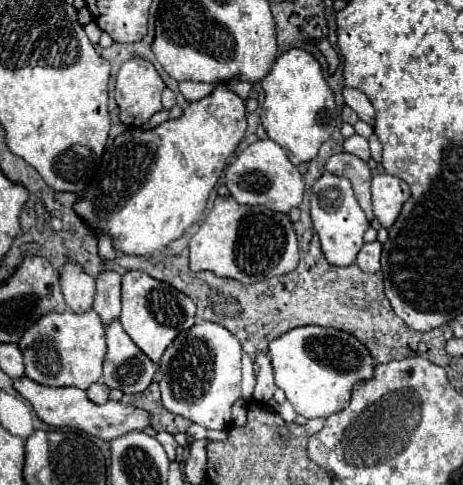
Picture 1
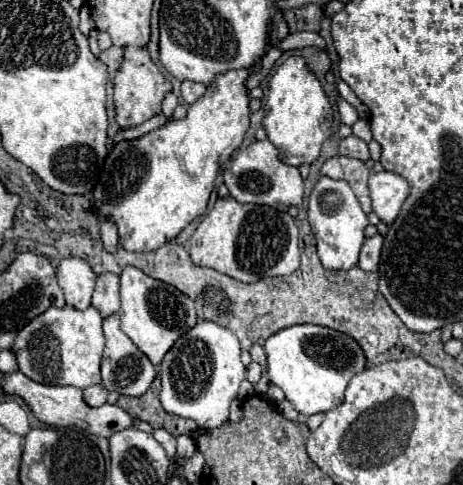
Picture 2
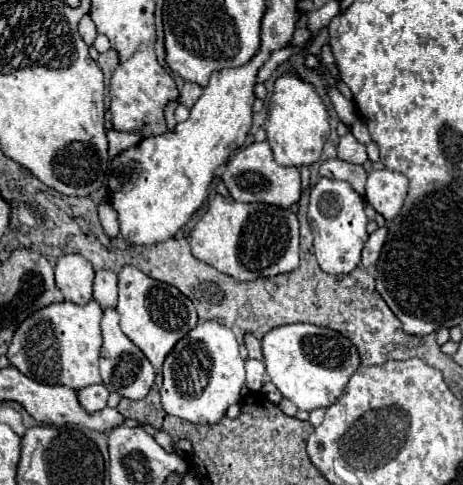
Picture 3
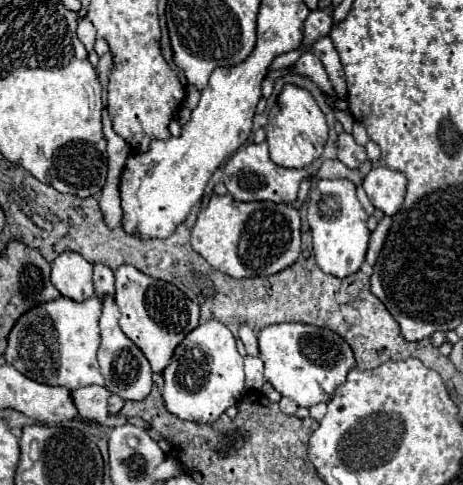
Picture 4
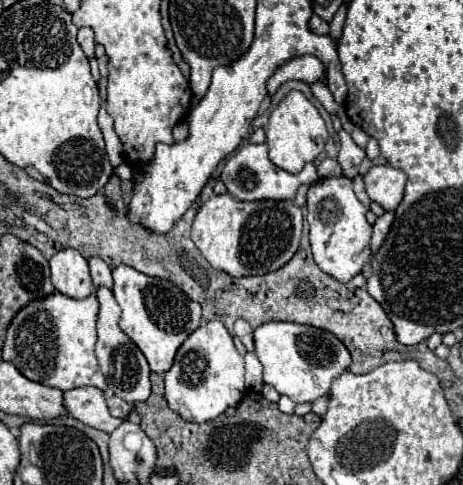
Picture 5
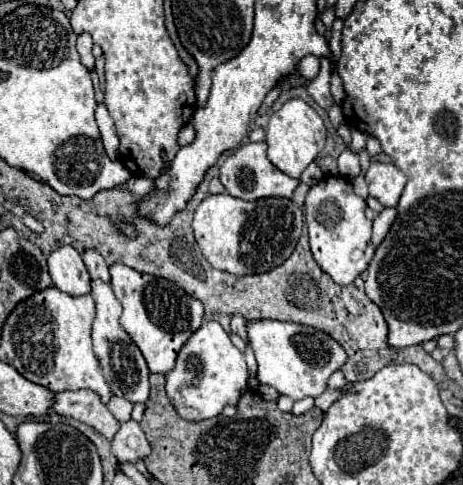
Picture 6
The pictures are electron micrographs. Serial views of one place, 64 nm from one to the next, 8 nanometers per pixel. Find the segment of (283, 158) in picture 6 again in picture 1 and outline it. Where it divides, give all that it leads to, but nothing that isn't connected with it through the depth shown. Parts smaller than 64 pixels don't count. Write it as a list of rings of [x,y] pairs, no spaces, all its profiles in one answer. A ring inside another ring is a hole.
[[[294,48],[274,62],[272,70],[262,78],[262,88],[266,92],[262,126],[266,128],[268,138],[284,148],[294,166],[314,160],[320,144],[326,142],[336,128],[334,94],[322,76],[320,64],[312,54]]]

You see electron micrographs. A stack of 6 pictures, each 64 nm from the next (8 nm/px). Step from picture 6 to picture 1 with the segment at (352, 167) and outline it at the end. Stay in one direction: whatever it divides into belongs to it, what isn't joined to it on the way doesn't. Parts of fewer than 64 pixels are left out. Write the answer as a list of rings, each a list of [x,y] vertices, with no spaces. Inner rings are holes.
[[[354,134],[354,136],[350,136],[350,138],[346,138],[346,140],[344,140],[344,152],[354,154],[354,156],[362,158],[364,162],[368,162],[368,160],[370,160],[368,140],[366,140],[366,138],[362,138],[362,136],[358,136],[358,134]]]

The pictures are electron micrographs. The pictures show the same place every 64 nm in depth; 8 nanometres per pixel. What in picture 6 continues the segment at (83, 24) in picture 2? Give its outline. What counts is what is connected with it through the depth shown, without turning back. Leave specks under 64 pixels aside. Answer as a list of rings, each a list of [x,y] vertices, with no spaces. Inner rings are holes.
[[[80,34],[78,36],[78,54],[80,54],[80,60],[82,64],[92,70],[94,66],[94,56],[92,56],[92,38],[90,34]]]

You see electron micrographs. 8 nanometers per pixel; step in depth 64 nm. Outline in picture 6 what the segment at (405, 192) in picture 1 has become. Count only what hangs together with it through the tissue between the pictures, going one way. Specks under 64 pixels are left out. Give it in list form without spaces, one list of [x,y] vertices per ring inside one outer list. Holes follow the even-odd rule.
[[[372,162],[366,172],[366,184],[370,196],[374,196],[384,206],[398,204],[406,182],[408,182],[406,174],[392,162]]]

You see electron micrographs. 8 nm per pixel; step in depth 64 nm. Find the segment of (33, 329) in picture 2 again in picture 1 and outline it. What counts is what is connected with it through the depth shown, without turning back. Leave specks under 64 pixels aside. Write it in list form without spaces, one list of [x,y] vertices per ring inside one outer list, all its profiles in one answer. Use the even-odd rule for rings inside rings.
[[[72,310],[66,312],[50,312],[42,316],[34,326],[30,326],[24,336],[18,342],[18,348],[24,356],[24,374],[44,386],[76,386],[86,390],[102,376],[102,360],[106,354],[106,336],[104,336],[104,324],[100,316],[94,310],[88,310],[84,314],[76,314]]]

